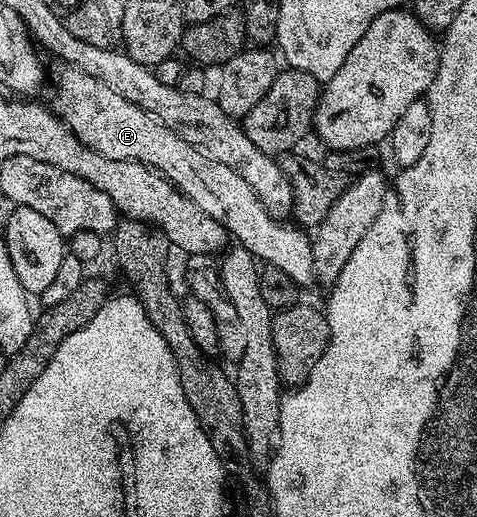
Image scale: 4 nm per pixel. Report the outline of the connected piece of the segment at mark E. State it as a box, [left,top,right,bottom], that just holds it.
[50,65,316,289]

